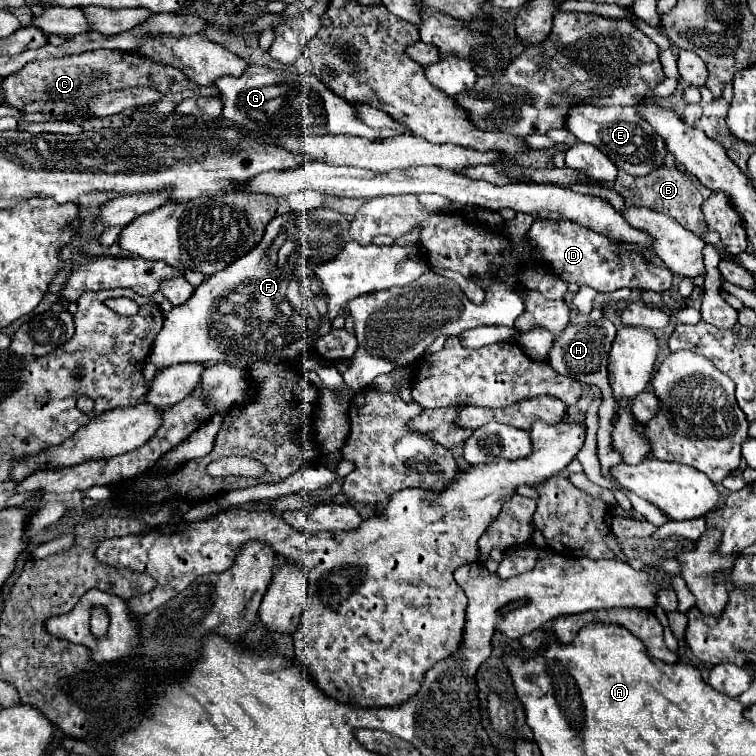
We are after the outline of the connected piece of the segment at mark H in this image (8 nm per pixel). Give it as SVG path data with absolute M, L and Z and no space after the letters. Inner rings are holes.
M580 316L580 320L574 320L570 322L556 338L554 338L554 344L552 344L552 350L548 352L548 364L558 372L558 374L564 374L564 376L570 376L570 378L576 378L578 382L582 384L590 384L590 386L598 386L602 390L602 400L606 404L606 410L598 410L598 416L600 416L600 428L598 428L598 458L600 458L600 464L602 464L602 474L609 480L616 482L612 476L610 476L610 468L620 464L622 462L622 456L618 456L618 450L612 446L610 442L610 430L612 430L612 416L616 414L614 412L614 398L612 398L612 390L610 390L610 384L608 384L608 352L610 352L610 346L614 342L614 336L616 336L616 326L614 322L610 322L608 318L600 318L598 322L592 322L588 316Z

